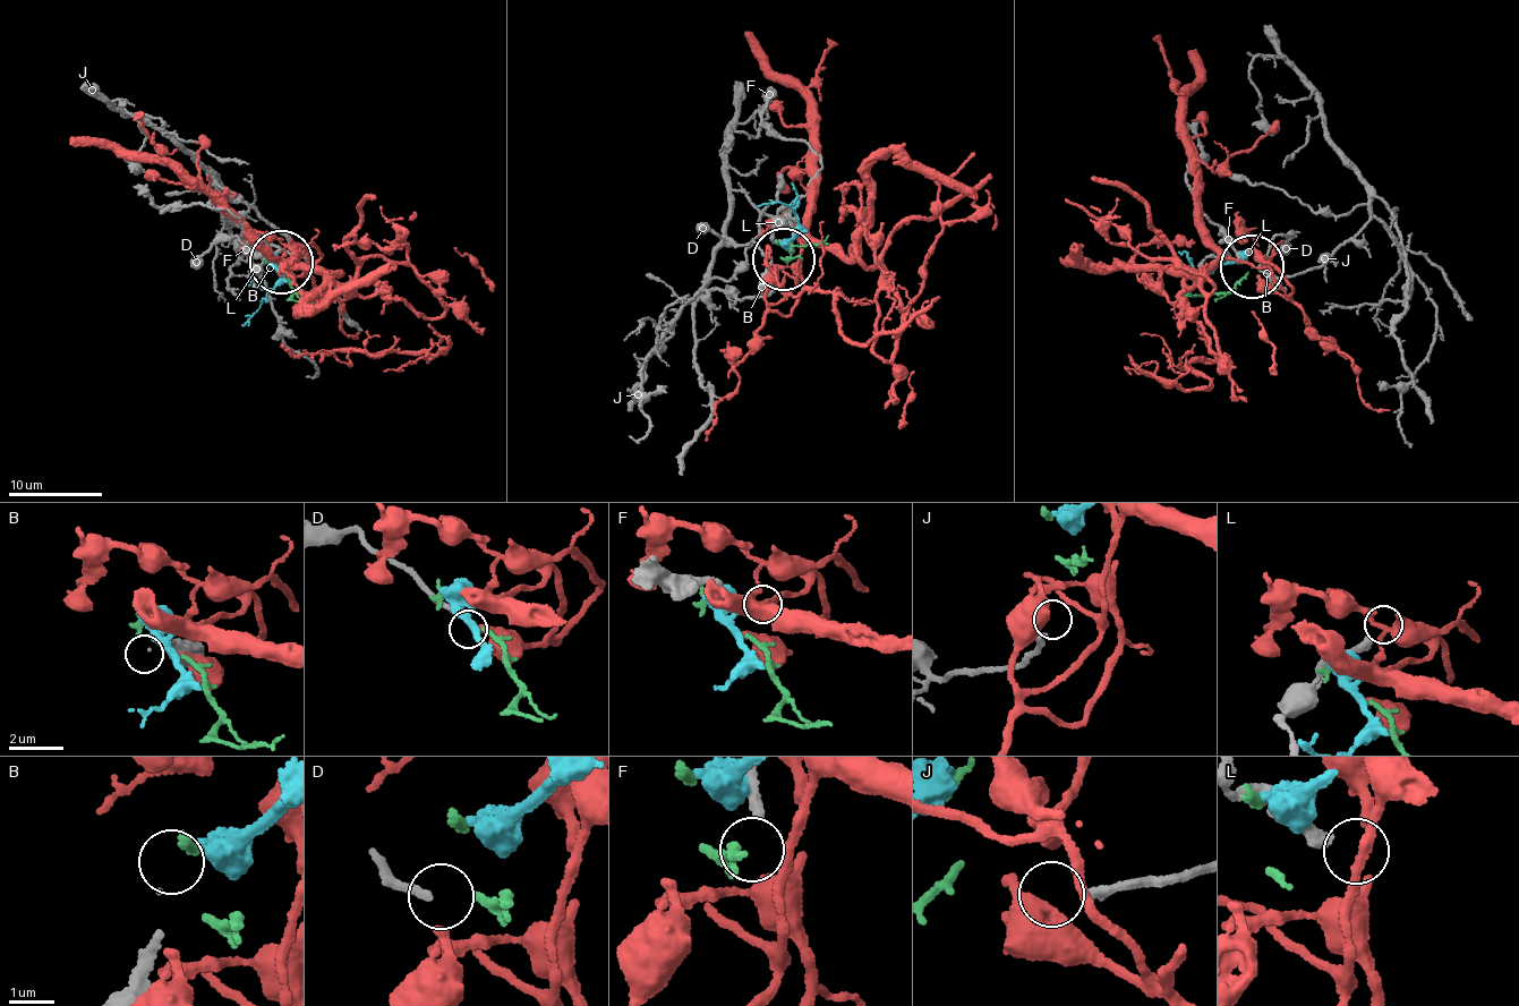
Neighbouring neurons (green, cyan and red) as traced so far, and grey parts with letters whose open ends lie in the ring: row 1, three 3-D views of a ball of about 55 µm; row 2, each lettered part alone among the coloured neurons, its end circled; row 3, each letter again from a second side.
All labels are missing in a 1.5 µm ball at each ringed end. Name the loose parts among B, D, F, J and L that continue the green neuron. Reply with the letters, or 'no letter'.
no letter

